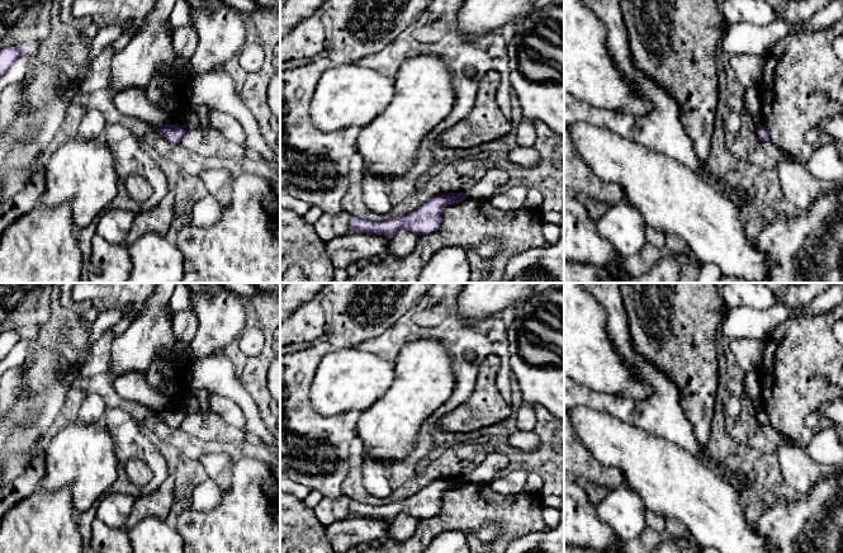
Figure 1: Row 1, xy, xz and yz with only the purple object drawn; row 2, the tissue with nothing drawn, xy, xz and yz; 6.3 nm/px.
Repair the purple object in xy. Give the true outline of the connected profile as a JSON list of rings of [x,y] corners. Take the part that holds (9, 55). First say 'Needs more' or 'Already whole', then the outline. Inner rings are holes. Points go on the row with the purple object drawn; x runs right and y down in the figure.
Already whole. [[[6,46],[0,49],[0,77],[8,72],[24,52],[25,49],[22,49],[19,46]]]

